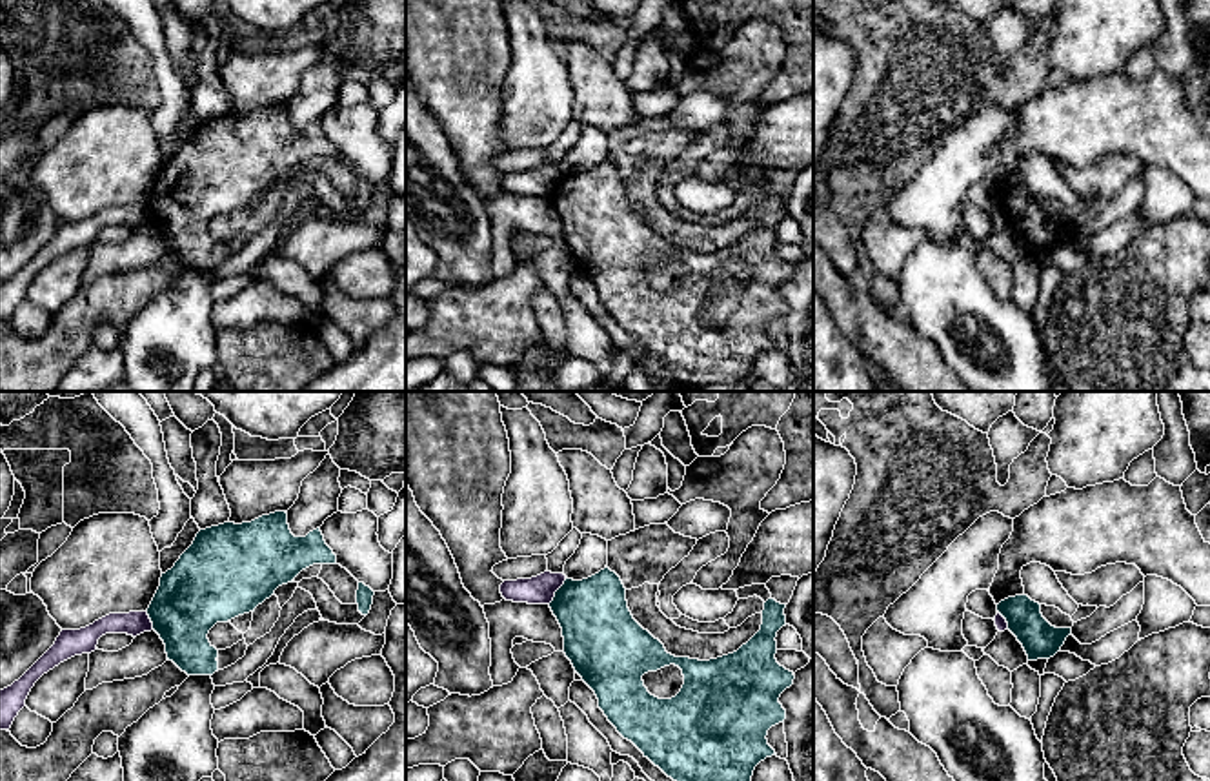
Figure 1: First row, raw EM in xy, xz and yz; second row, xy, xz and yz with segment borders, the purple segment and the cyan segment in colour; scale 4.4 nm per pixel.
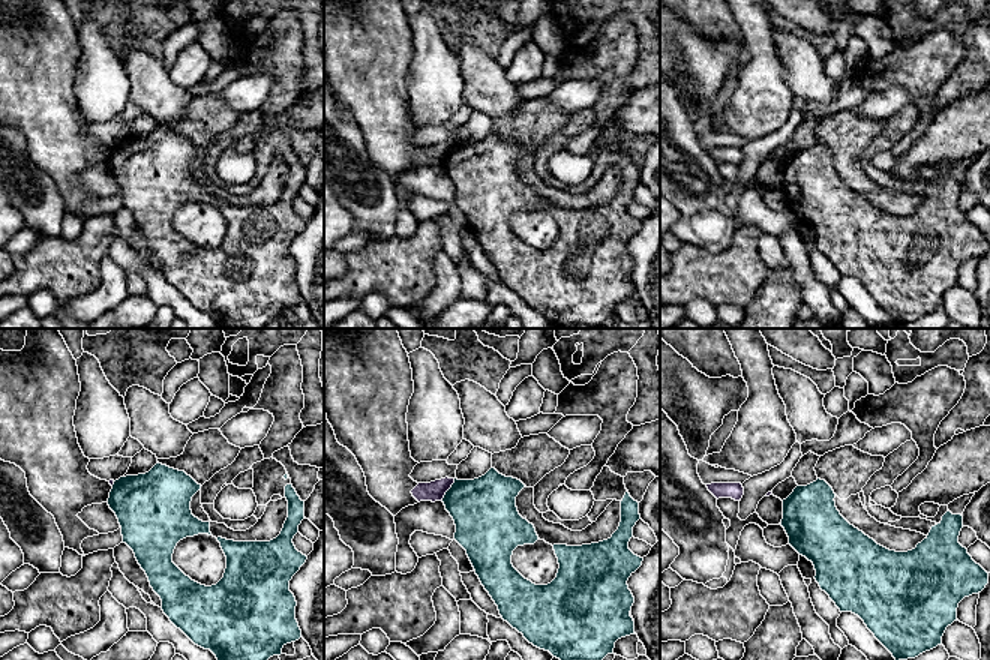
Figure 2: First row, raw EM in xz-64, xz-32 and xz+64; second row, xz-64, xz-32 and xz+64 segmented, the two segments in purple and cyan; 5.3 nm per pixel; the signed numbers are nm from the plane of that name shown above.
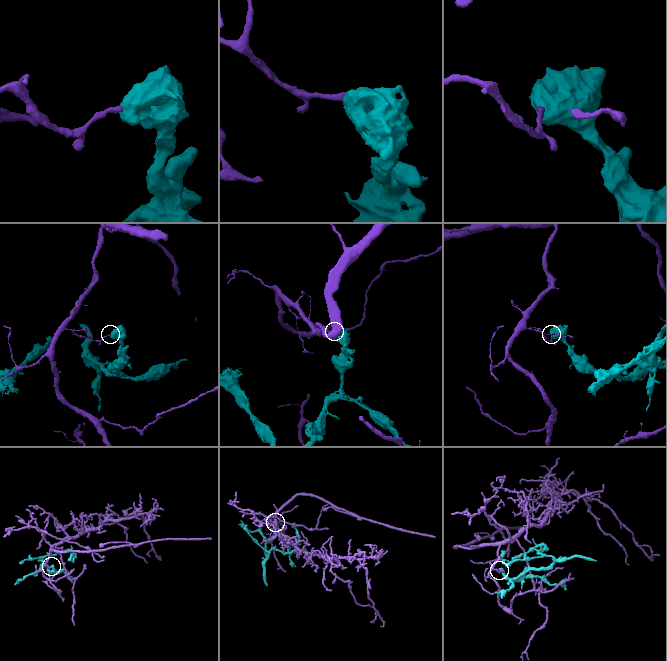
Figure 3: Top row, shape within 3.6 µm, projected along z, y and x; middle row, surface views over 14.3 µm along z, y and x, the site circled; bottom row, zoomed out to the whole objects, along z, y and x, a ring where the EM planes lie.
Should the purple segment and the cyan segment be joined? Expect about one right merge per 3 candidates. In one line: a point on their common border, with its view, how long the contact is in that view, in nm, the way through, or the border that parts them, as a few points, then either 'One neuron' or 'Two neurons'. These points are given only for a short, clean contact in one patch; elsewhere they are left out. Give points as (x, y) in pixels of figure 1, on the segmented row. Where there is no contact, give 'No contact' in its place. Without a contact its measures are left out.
Touches purple at xz (557, 588). Shared border 150 nm. Boundary: xz (566, 578), (548, 603). Two neurons

